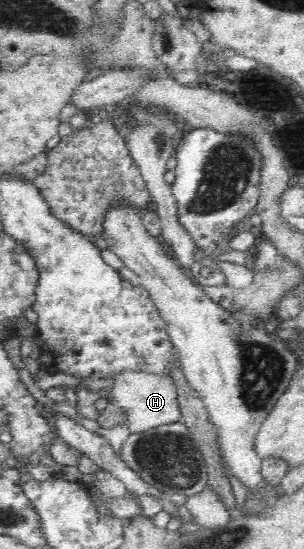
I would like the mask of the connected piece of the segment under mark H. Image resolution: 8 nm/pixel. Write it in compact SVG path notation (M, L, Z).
M141 372L122 373L113 378L113 384L109 388L110 399L115 405L125 409L125 415L129 419L129 433L136 434L161 427L162 425L178 424L182 422L183 415L179 408L179 391L171 377L147 375Z

